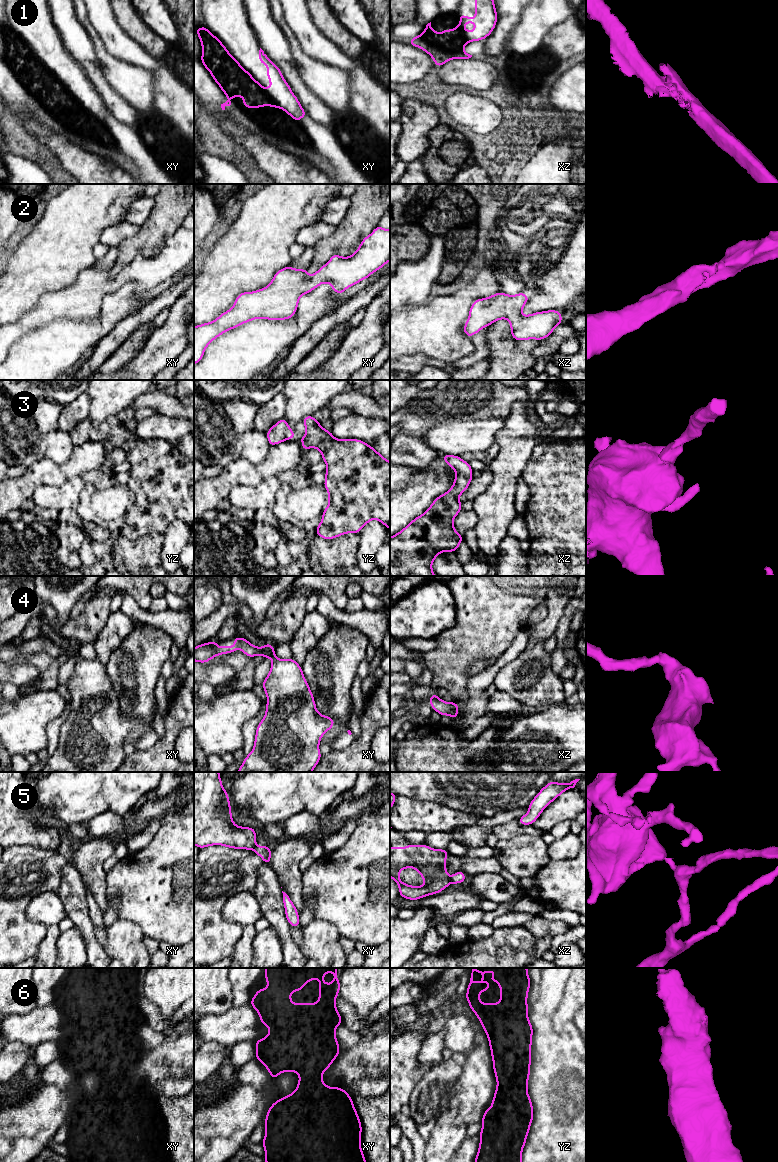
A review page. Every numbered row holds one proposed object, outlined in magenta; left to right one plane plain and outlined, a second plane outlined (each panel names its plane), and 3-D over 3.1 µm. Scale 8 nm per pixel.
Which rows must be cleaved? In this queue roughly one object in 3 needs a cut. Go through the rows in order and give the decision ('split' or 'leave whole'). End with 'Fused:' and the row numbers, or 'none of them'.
1: split
2: leave whole
3: leave whole
4: leave whole
5: split
6: leave whole
Fused: 1, 5

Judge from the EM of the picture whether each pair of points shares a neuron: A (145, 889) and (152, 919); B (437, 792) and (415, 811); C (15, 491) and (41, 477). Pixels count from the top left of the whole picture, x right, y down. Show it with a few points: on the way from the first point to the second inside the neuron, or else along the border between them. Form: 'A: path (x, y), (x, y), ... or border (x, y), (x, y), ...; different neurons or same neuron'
A: path (152, 896), (152, 912); same neuron
B: border (405, 796), (440, 802), (450, 808); different neurons
C: path (21, 488), (35, 477); same neuron

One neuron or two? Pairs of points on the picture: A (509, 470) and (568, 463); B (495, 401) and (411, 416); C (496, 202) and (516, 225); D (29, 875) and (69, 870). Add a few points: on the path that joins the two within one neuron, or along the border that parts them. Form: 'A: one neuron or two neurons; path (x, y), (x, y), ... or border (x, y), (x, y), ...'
A: two neurons; border (534, 447), (531, 457), (520, 477)
B: one neuron; path (474, 402), (451, 402), (439, 410), (432, 410)
C: two neurons; border (514, 194), (501, 210), (497, 226), (493, 230)
D: two neurons; border (67, 862), (61, 871), (60, 884), (54, 890)

